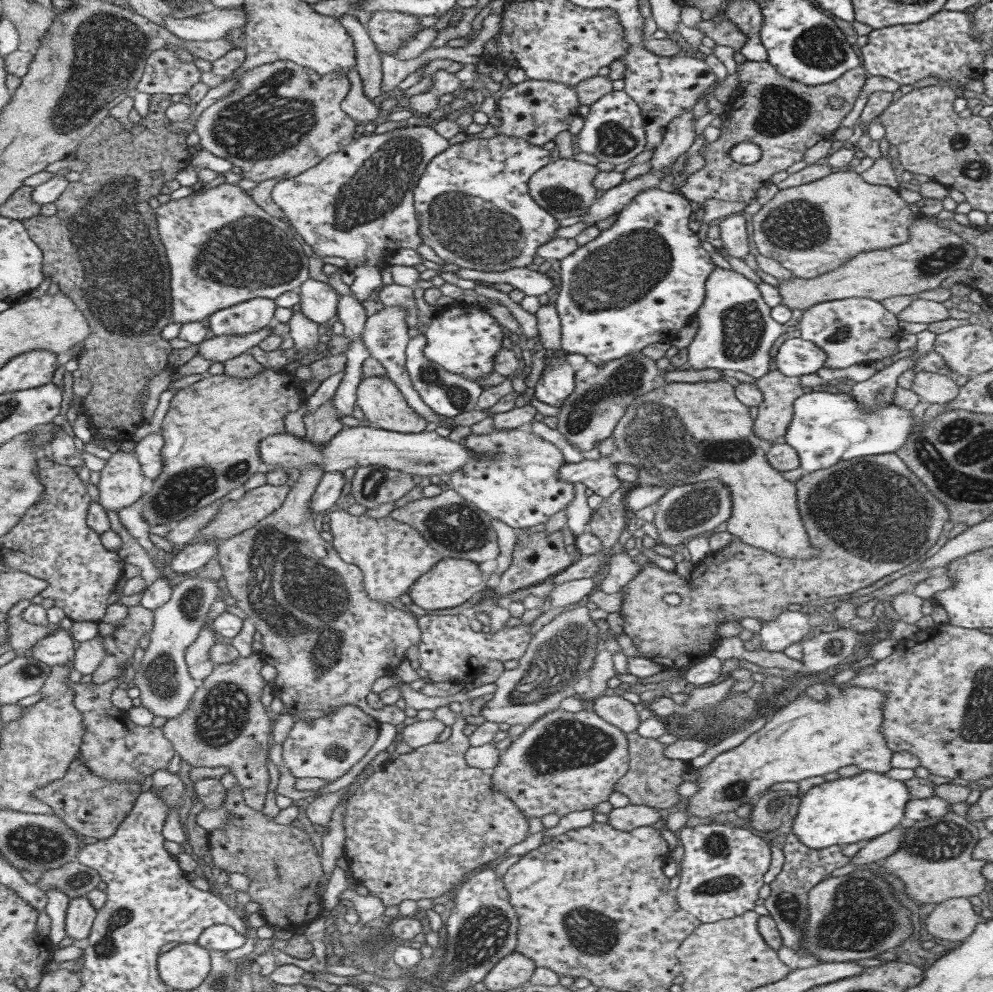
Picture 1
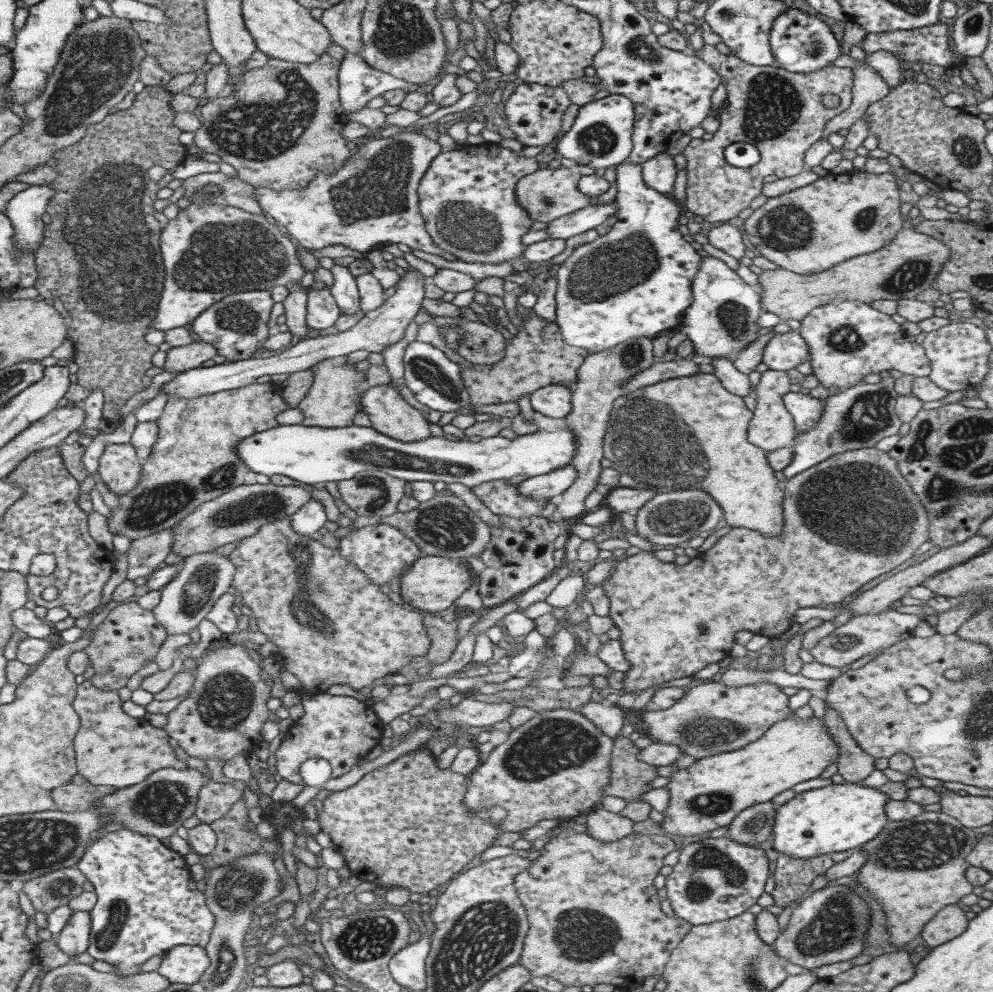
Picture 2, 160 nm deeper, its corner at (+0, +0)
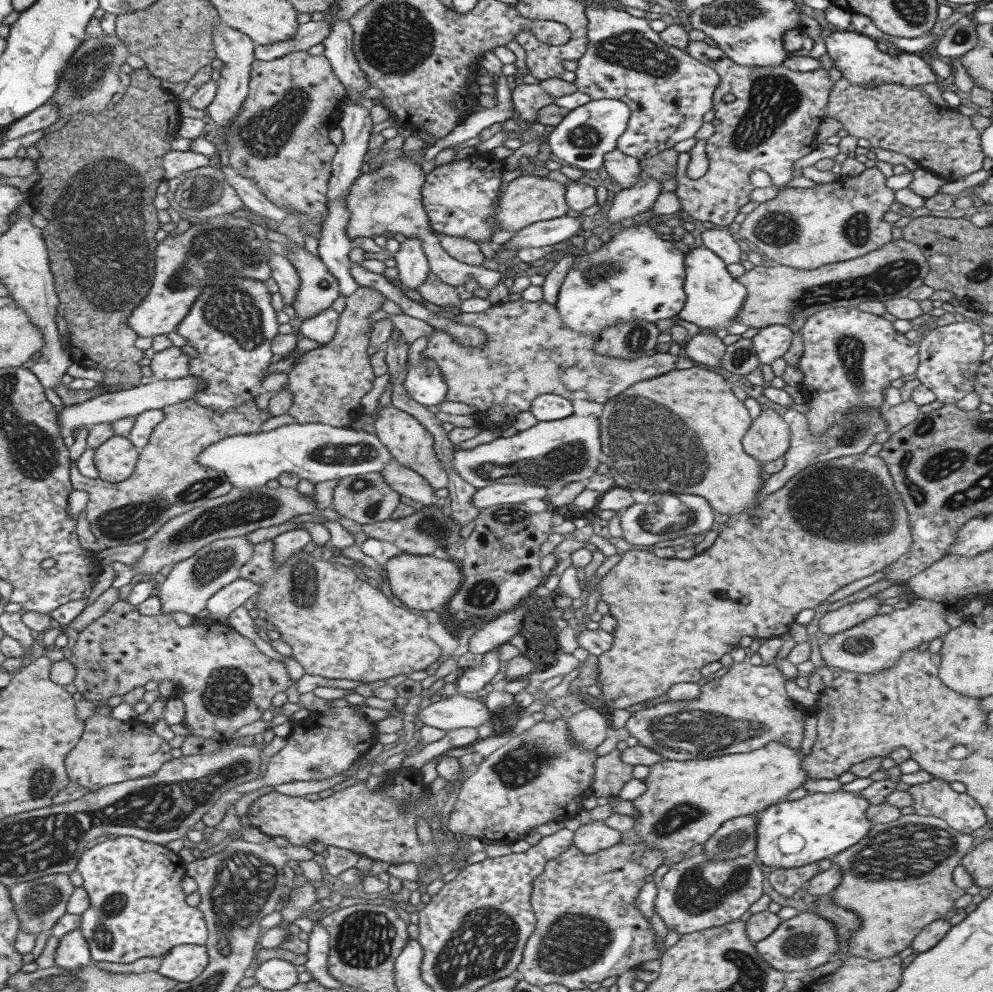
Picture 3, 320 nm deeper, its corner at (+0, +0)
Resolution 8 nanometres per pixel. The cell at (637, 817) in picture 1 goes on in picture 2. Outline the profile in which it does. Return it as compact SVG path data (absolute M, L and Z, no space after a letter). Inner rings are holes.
M592 808L584 815L585 833L595 840L613 842L632 834L633 822L617 812Z

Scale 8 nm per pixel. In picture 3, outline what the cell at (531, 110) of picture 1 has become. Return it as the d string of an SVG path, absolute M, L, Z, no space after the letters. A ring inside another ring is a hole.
M515 84L510 91L514 111L521 120L536 122L536 112L544 106L551 105L554 97L549 96L539 84Z

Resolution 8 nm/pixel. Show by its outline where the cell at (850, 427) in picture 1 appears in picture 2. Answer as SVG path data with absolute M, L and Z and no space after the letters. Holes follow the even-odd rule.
M786 392L782 401L793 420L795 434L805 434L813 426L817 426L825 408L825 401L823 404L818 399L798 392Z

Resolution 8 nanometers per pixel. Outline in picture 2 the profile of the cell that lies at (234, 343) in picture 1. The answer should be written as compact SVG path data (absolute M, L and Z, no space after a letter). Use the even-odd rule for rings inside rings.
M191 342L165 351L164 362L160 368L165 372L185 372L199 367L201 362L213 358L216 354L216 348L209 342Z

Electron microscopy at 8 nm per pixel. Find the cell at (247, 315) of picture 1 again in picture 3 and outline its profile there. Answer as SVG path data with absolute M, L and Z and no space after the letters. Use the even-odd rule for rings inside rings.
M225 277L217 283L207 285L203 293L196 298L189 314L176 328L177 334L185 338L191 348L195 348L197 356L188 360L187 375L194 375L204 382L204 389L195 391L192 400L199 402L201 407L211 411L223 412L241 405L256 397L261 390L255 386L266 376L271 364L272 352L270 342L277 335L276 311L271 307L271 294L263 281L243 277Z

